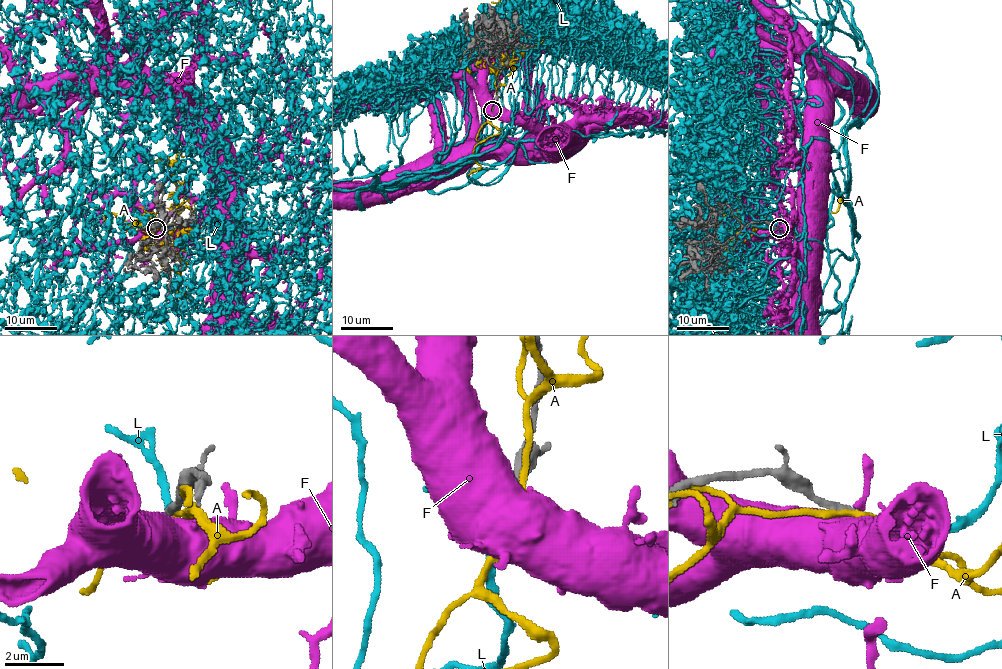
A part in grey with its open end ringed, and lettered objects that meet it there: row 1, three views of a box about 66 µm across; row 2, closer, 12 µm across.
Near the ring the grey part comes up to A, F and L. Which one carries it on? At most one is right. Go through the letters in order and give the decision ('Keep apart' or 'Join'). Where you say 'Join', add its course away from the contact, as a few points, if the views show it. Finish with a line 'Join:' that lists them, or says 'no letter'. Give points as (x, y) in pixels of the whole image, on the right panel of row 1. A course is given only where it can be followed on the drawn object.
A: Keep apart
F: Keep apart
L: Join
Join: L

